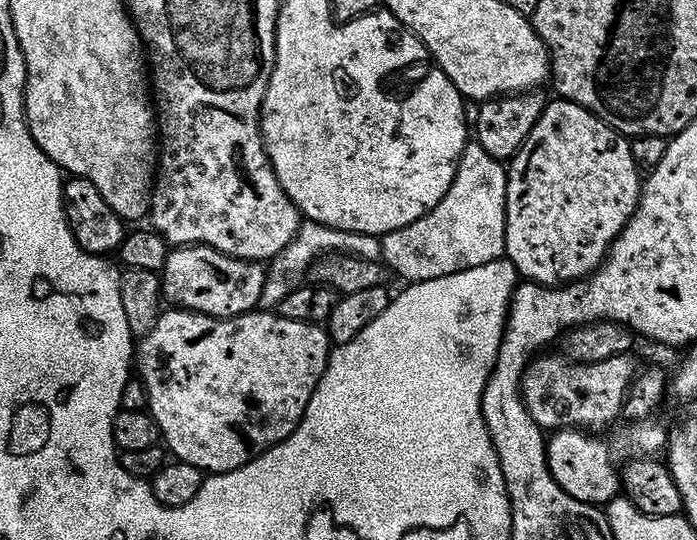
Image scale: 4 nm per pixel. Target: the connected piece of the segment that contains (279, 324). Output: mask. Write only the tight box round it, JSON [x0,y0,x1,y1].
[138,310,330,474]

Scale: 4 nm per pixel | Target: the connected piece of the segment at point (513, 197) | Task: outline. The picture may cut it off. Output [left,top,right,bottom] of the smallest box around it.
[506,98,642,288]

